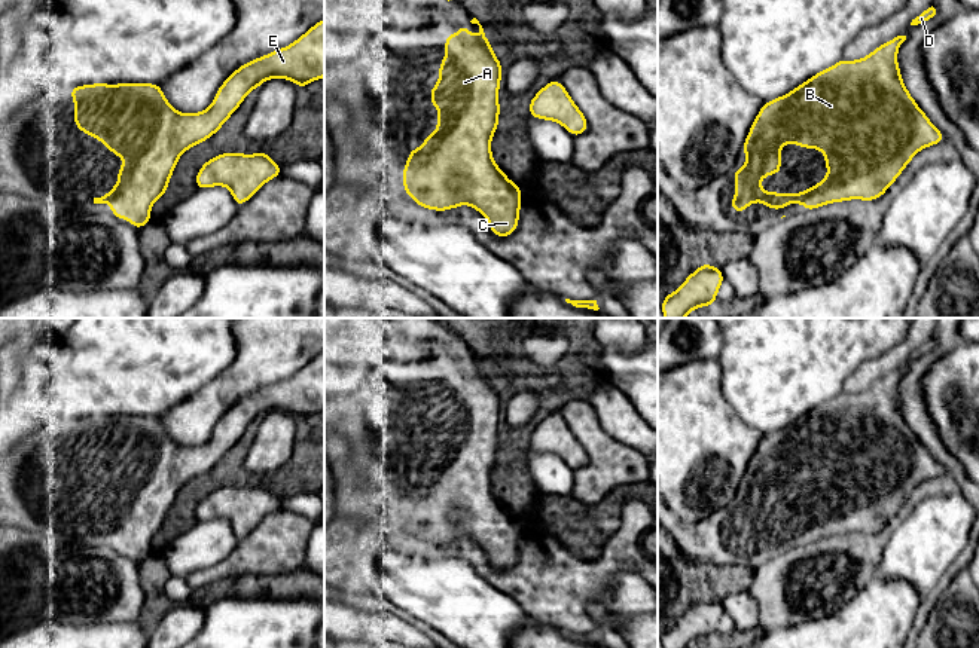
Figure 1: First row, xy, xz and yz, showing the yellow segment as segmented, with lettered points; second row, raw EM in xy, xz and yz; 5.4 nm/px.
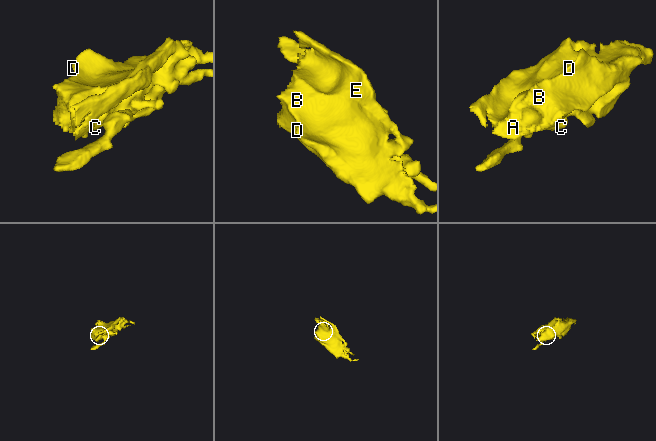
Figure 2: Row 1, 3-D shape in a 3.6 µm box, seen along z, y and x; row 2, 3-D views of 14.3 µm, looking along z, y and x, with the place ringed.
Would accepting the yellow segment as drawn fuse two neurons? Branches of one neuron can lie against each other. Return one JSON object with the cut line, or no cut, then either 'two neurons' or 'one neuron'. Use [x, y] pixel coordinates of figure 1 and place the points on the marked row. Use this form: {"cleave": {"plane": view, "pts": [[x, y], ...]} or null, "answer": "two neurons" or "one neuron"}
{"cleave": null, "answer": "one neuron"}

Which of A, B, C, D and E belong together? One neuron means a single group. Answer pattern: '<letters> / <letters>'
A B C D E

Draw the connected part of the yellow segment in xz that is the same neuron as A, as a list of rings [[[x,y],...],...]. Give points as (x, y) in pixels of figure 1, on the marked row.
[[[476,18],[470,21],[479,25],[479,34],[472,37],[469,25],[460,25],[452,37],[445,34],[445,59],[439,62],[439,83],[430,88],[430,104],[439,108],[439,119],[434,125],[437,132],[427,132],[423,147],[409,149],[409,161],[403,163],[403,190],[417,205],[431,211],[448,211],[460,205],[470,205],[490,223],[490,230],[498,238],[510,236],[519,224],[522,205],[521,186],[509,180],[492,159],[491,140],[500,128],[498,91],[501,71],[504,70],[491,49],[490,39]]]

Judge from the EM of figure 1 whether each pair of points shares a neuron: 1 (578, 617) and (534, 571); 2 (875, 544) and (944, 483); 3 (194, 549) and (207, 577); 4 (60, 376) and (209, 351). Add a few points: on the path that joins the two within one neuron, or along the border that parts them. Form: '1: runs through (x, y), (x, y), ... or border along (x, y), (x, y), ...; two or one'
1: runs through (566, 605), (546, 583); one
2: runs through (890, 526), (926, 488); one
3: border along (232, 549), (212, 566), (192, 571), (185, 578); two
4: runs through (97, 370), (131, 351), (171, 351); one

